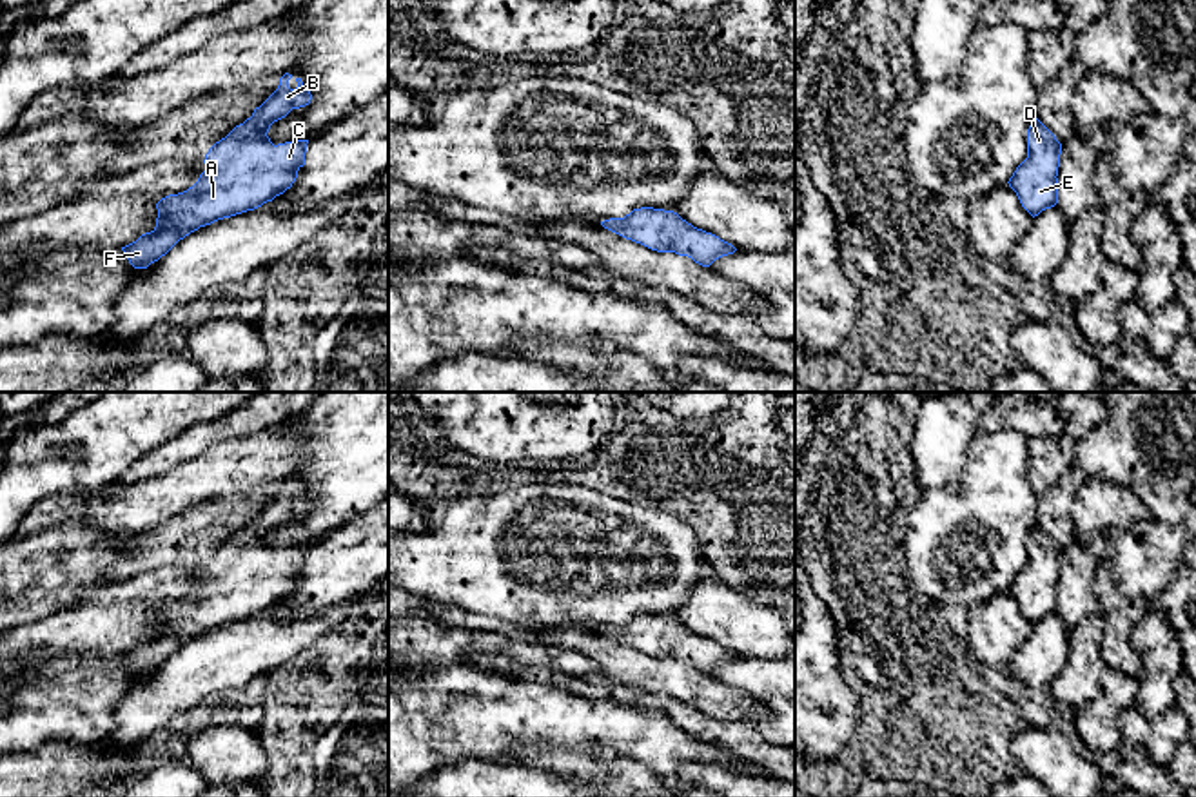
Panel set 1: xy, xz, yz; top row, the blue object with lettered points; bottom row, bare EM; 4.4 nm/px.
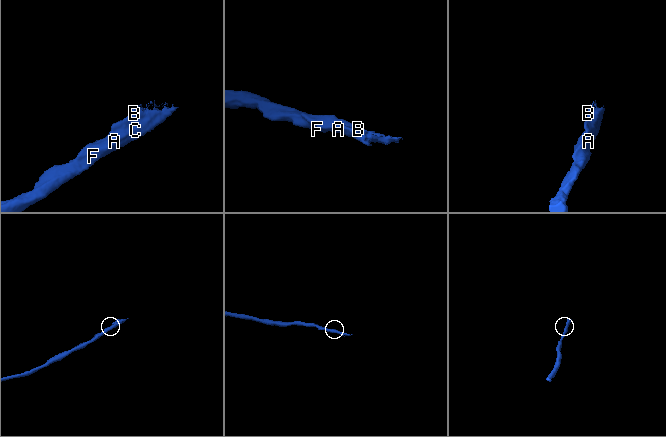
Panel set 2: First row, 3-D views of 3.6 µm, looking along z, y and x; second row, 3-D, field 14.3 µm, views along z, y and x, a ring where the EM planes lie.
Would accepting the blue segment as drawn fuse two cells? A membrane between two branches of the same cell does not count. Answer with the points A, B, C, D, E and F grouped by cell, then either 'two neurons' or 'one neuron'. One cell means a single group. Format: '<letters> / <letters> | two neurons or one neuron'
A B C D E F | one neuron

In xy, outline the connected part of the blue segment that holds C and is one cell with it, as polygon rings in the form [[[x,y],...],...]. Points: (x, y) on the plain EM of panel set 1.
[[[285,479],[252,523],[209,556],[205,577],[192,594],[156,610],[156,634],[122,654],[134,675],[147,675],[200,634],[254,617],[292,594],[309,546],[274,552],[267,543],[274,528],[312,507],[301,485],[296,496],[289,494],[290,485]]]

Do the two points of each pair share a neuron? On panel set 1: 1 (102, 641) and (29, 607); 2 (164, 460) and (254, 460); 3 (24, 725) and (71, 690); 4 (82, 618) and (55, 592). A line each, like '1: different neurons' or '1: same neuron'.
1: different neurons
2: different neurons
3: same neuron
4: different neurons

